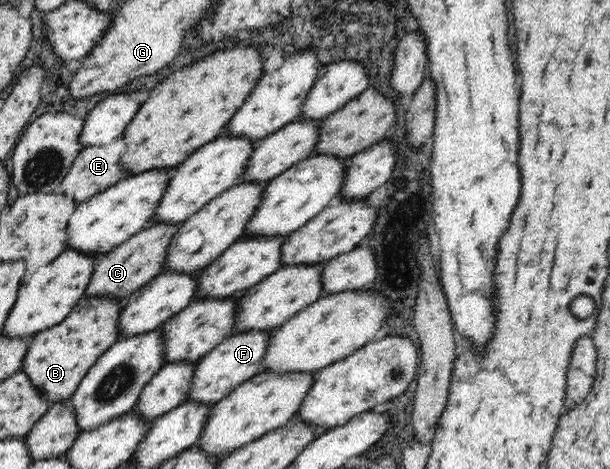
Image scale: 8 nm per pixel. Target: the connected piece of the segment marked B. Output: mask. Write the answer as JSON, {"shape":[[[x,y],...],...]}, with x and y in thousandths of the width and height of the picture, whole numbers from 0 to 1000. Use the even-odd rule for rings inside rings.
{"shape":[[[138,629],[97,691],[57,710],[36,789],[52,804],[57,825],[64,825],[84,859],[115,853],[159,768],[198,723],[195,678],[205,638]]]}

